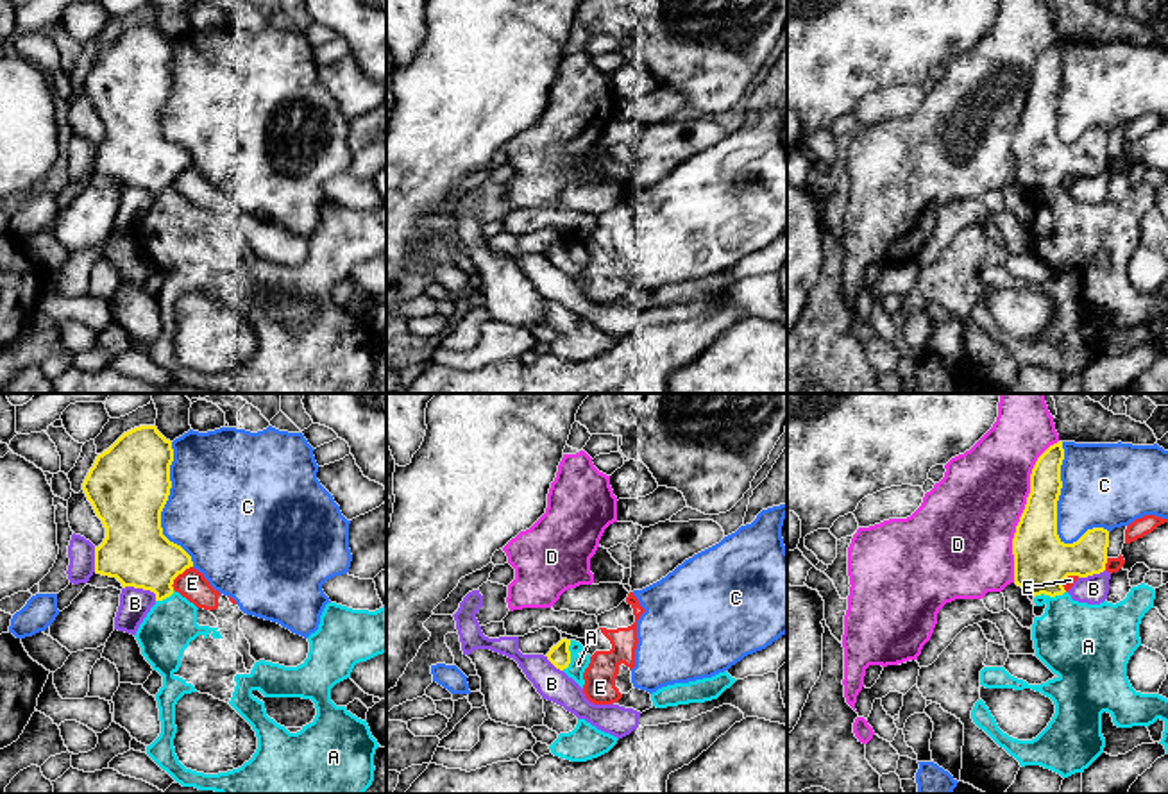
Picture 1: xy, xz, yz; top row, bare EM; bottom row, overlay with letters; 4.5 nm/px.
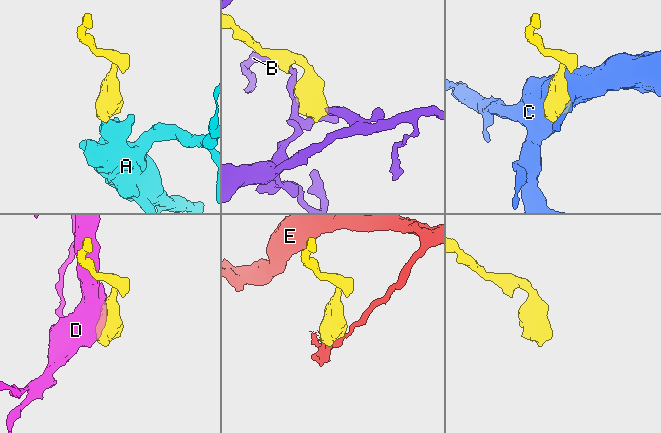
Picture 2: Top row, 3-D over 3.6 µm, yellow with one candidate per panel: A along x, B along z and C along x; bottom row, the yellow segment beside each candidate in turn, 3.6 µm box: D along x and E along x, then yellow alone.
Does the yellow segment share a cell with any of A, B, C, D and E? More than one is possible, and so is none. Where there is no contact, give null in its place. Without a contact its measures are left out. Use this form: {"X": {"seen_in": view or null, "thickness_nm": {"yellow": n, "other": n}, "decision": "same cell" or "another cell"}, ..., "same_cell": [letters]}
{"A": {"seen_in": "xz", "thickness_nm": {"yellow": 100, "other": 80}, "decision": "same cell"}, "B": {"seen_in": "xy", "thickness_nm": {"yellow": 300, "other": 140}, "decision": "another cell"}, "C": {"seen_in": "yz", "thickness_nm": {"yellow": 220, "other": 380}, "decision": "another cell"}, "D": {"seen_in": "yz", "thickness_nm": {"yellow": 260, "other": 420}, "decision": "another cell"}, "E": {"seen_in": "xy", "thickness_nm": {"yellow": 300, "other": 130}, "decision": "another cell"}, "same_cell": ["A"]}

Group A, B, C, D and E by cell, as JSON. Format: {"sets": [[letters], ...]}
{"sets": [["A"], ["B"], ["C"], ["D"], ["E"]]}

